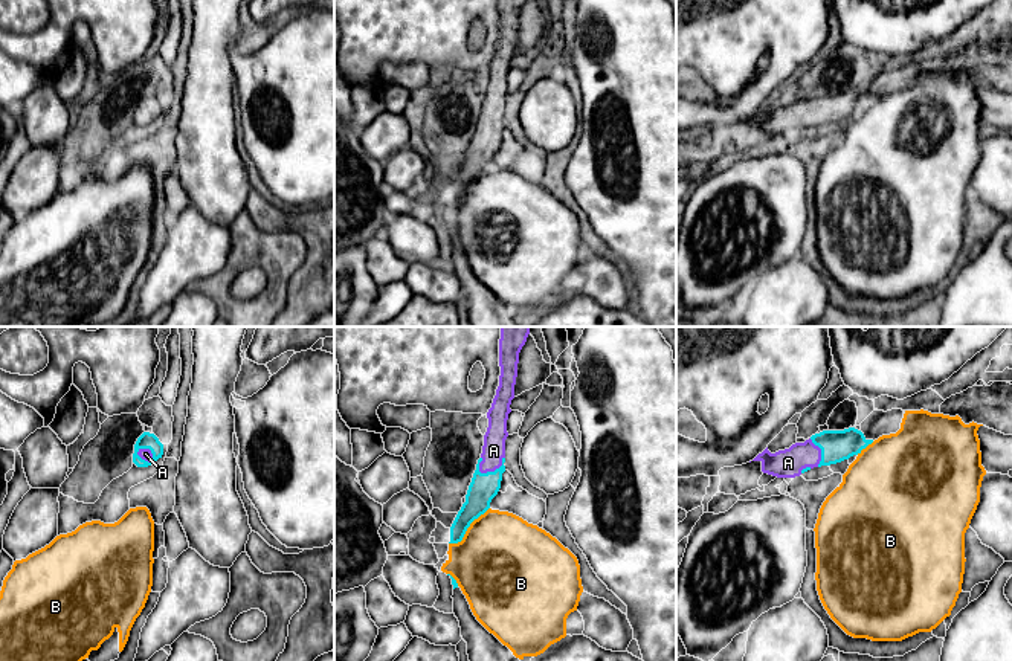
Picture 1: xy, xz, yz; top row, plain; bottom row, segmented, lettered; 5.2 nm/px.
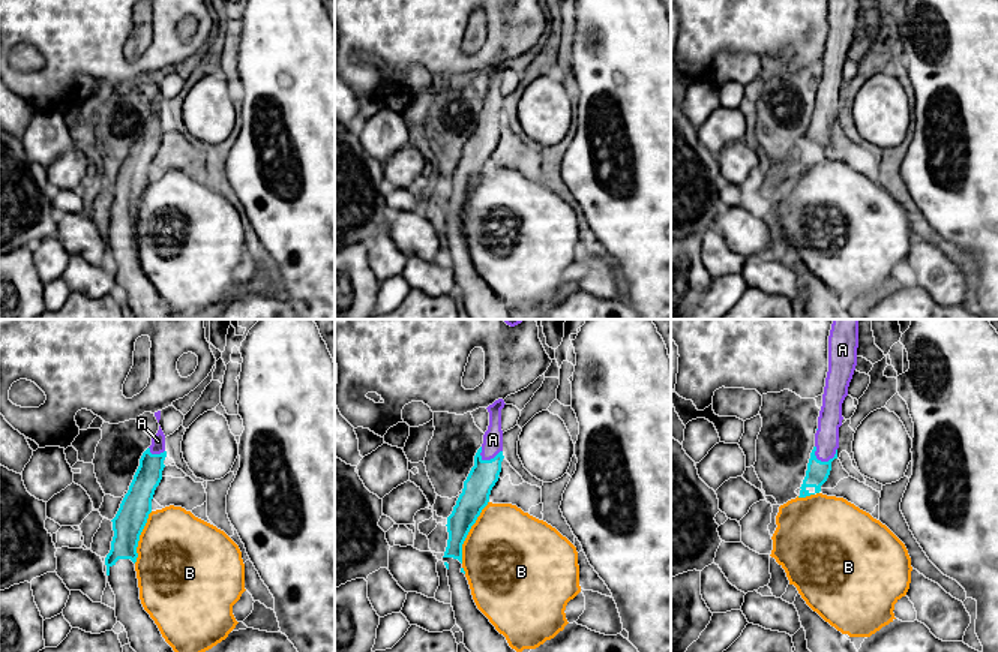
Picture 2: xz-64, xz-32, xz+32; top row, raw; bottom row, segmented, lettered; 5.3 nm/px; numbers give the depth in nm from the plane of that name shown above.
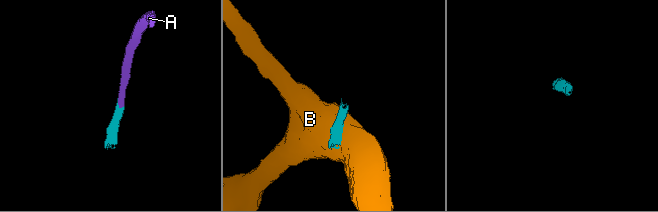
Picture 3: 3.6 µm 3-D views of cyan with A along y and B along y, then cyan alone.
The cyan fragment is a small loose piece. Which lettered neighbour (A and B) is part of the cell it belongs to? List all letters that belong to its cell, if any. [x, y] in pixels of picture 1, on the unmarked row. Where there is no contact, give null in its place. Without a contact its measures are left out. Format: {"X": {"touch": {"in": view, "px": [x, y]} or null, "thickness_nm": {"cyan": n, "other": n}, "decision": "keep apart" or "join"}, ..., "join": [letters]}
{"A": {"touch": {"in": "xz", "px": [495, 128]}, "thickness_nm": {"cyan": 150, "other": 120}, "decision": "join"}, "B": {"touch": {"in": "xz", "px": [467, 185]}, "thickness_nm": {"cyan": 150, "other": 480}, "decision": "keep apart"}, "join": ["A"]}

